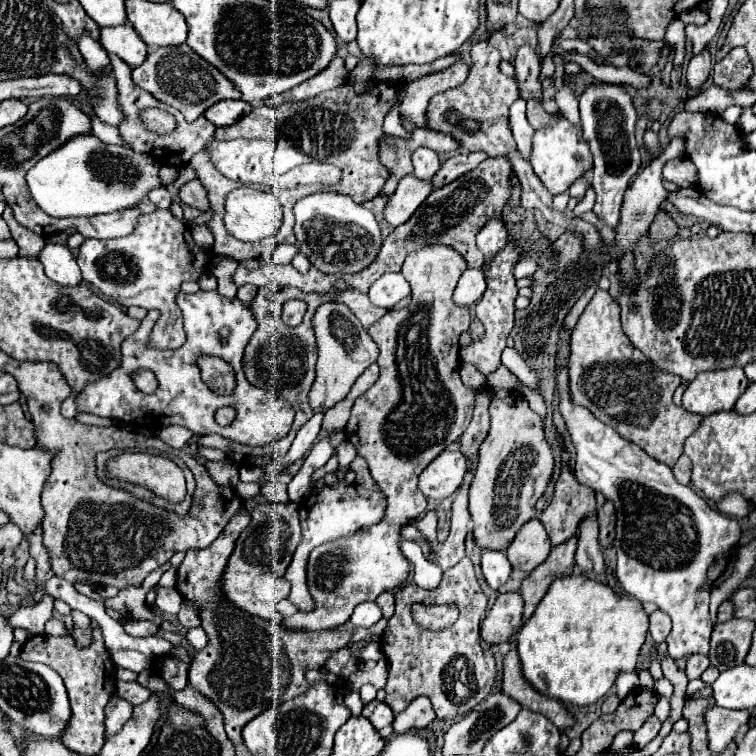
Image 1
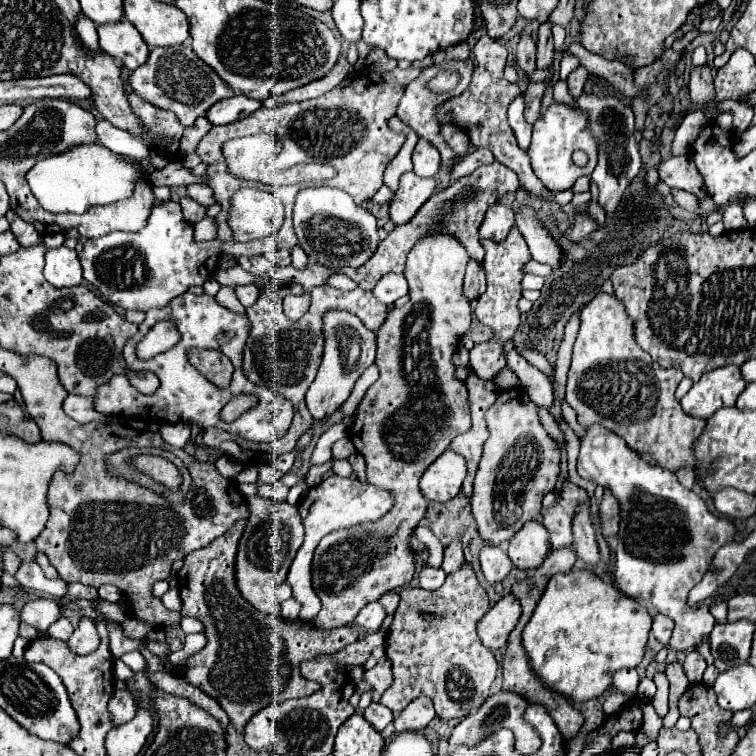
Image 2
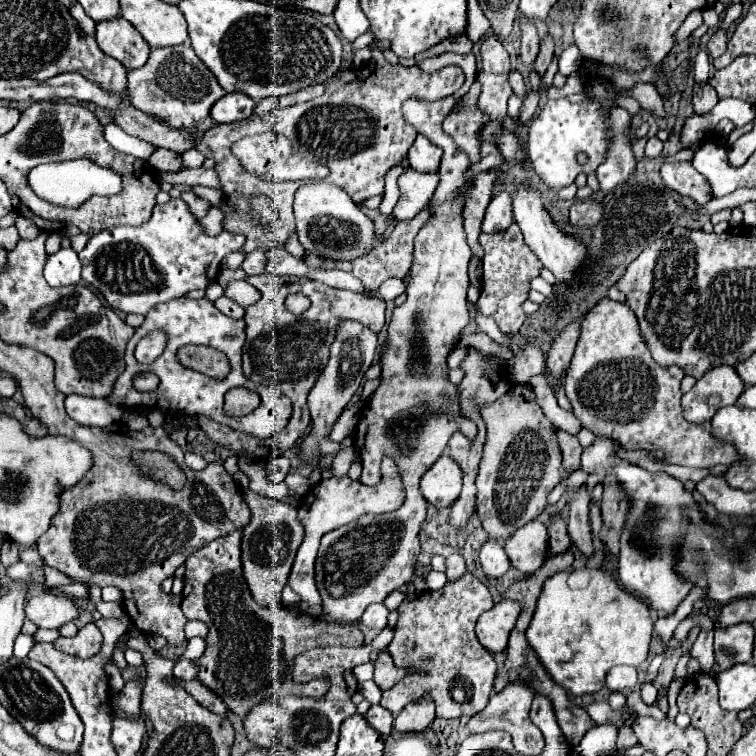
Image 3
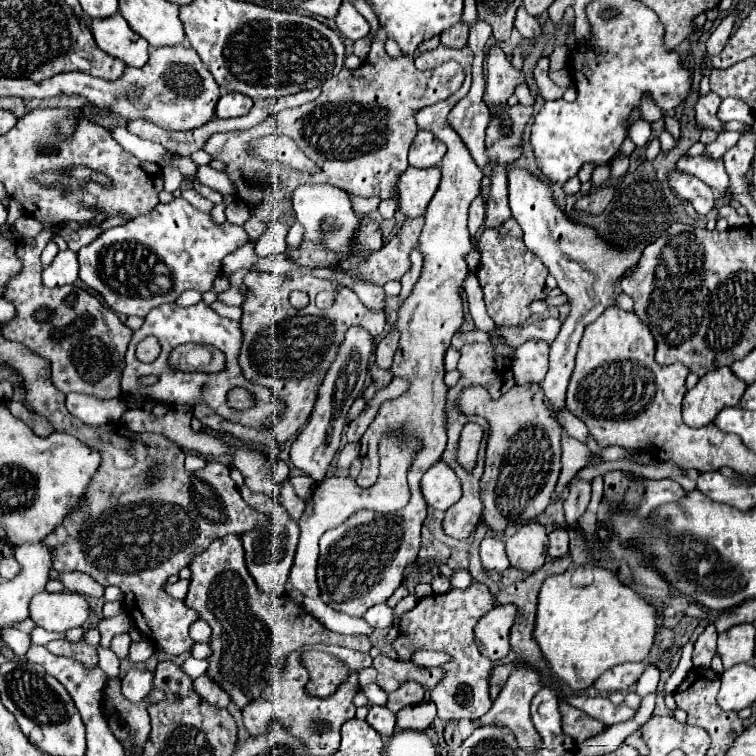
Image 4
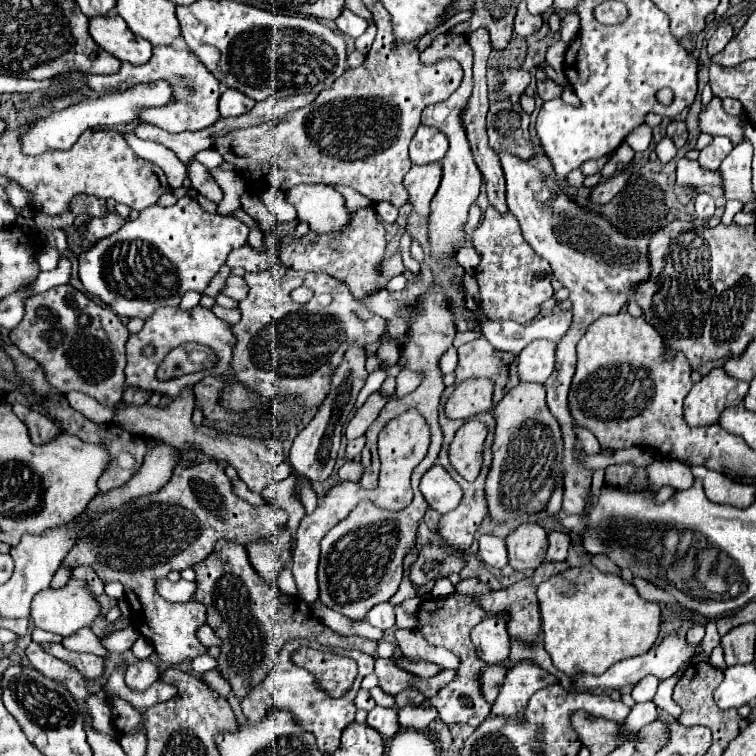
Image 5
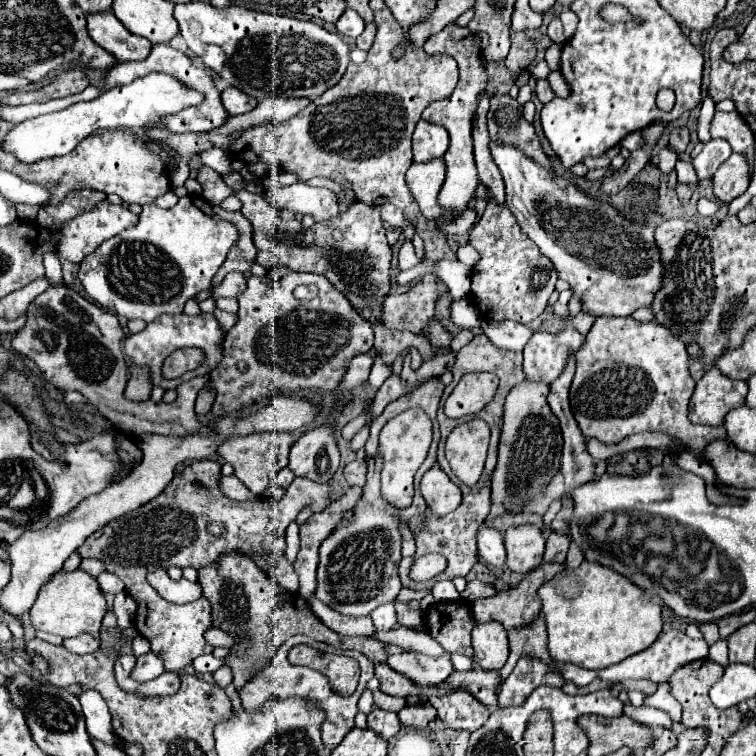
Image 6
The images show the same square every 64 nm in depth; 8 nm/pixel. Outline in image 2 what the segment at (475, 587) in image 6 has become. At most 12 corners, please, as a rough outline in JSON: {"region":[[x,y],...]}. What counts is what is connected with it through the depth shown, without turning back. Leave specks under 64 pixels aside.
{"region":[[462,538],[444,546],[442,570],[456,572],[464,564]]}

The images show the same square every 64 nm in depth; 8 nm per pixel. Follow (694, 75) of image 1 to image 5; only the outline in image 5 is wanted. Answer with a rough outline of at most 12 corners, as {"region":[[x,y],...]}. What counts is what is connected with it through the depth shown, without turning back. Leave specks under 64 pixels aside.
{"region":[[716,96],[700,110],[700,130],[744,140],[744,120],[724,114]]}

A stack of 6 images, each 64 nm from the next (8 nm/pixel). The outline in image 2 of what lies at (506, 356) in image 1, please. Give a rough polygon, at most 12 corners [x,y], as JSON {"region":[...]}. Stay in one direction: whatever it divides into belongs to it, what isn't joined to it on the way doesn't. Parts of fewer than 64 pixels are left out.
{"region":[[516,350],[506,366],[534,404],[550,408],[552,384]]}

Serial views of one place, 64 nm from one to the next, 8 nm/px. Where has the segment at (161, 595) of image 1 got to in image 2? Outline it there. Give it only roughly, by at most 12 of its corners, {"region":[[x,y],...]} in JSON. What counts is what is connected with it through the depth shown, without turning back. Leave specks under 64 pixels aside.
{"region":[[168,588],[160,600],[168,610],[180,612],[180,600],[176,588]]}

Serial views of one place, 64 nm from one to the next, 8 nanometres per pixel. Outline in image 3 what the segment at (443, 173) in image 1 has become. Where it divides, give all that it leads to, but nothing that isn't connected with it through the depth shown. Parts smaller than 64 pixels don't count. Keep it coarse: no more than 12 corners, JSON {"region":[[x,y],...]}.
{"region":[[482,144],[480,160],[470,164],[468,176],[502,166],[492,144]]}

